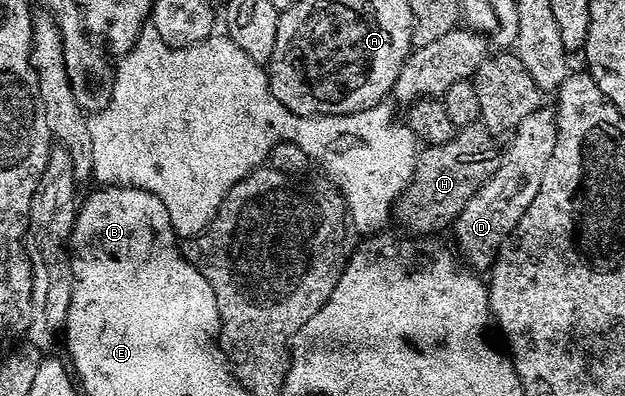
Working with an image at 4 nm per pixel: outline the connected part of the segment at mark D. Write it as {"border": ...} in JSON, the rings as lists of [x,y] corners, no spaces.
{"border":[[[547,105],[538,106],[511,132],[510,139],[512,144],[503,148],[498,169],[494,169],[478,193],[466,201],[454,224],[455,250],[459,258],[472,269],[491,268],[504,242],[518,221],[522,221],[522,213],[526,213],[526,209],[530,209],[530,201],[538,197],[538,189],[542,189],[542,173],[548,171],[550,157],[554,157],[554,145],[558,141],[555,110]]]}

